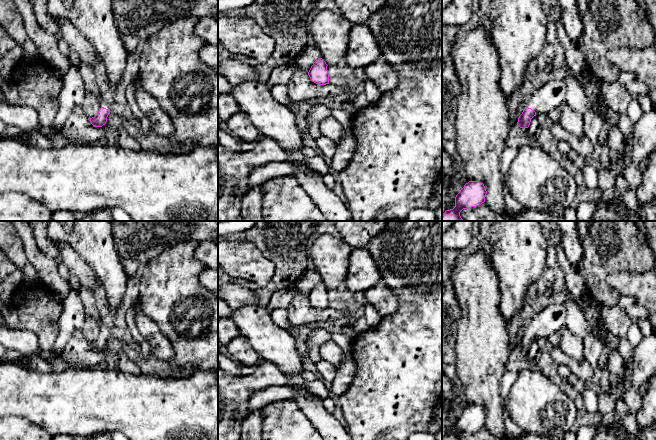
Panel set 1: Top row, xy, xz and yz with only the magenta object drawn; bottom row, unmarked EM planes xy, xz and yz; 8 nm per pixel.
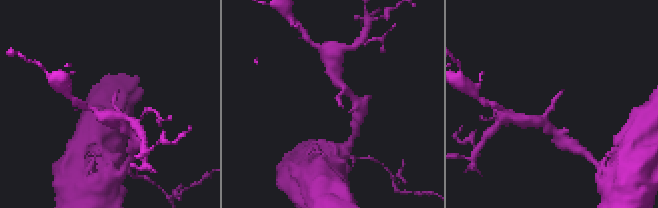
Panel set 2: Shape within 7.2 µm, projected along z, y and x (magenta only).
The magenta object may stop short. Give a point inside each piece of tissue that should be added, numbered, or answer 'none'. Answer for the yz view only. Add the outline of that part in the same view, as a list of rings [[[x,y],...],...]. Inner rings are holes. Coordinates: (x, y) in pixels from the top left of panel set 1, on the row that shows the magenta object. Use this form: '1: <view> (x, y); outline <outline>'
1: yz (552, 93); outline [[[549,78],[533,94],[526,107],[536,113],[548,114],[565,101],[567,85],[564,80]]]

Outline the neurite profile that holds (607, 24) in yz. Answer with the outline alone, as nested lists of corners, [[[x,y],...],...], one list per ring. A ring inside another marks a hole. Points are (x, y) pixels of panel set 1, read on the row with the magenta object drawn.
[[[577,0],[577,6],[579,9],[579,16],[583,25],[583,34],[581,37],[580,50],[588,62],[588,70],[604,83],[617,82],[621,71],[615,65],[609,62],[607,58],[607,53],[614,48],[622,48],[622,47],[633,47],[638,49],[648,48],[653,45],[656,33],[654,32],[650,24],[646,20],[640,17],[640,9],[638,7],[636,0]]]

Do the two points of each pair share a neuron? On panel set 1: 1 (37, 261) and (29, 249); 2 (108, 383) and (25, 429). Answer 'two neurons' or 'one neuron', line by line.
1: one neuron
2: two neurons

